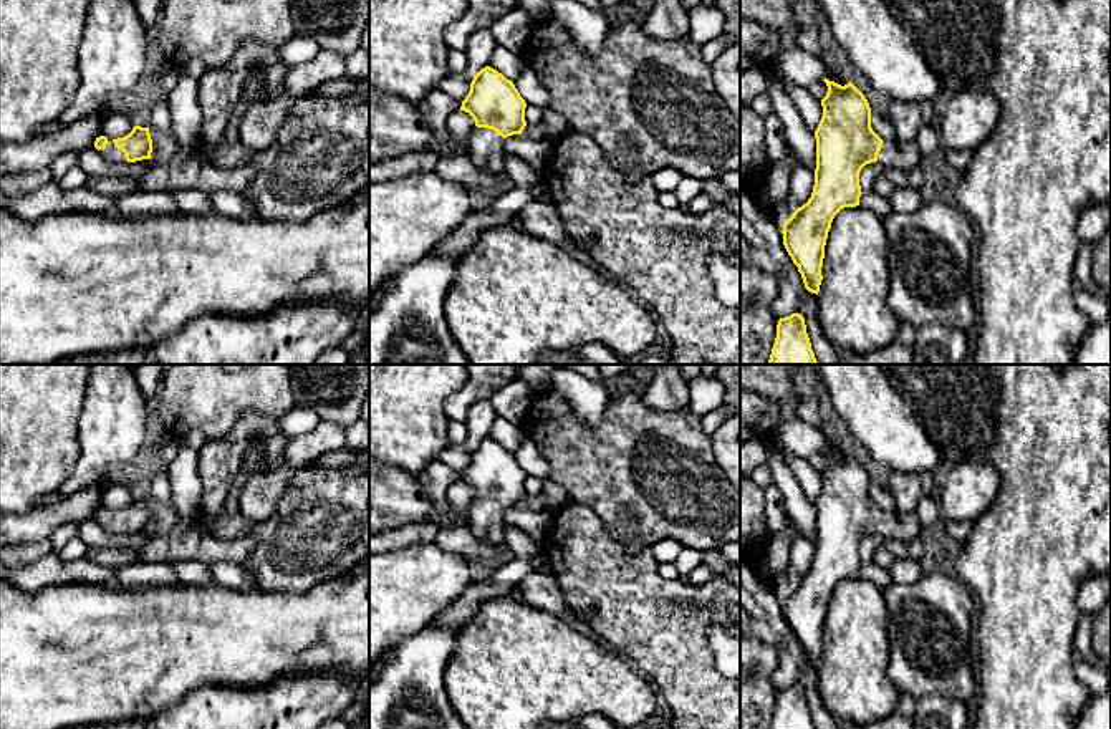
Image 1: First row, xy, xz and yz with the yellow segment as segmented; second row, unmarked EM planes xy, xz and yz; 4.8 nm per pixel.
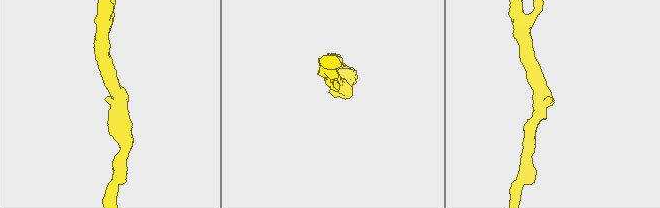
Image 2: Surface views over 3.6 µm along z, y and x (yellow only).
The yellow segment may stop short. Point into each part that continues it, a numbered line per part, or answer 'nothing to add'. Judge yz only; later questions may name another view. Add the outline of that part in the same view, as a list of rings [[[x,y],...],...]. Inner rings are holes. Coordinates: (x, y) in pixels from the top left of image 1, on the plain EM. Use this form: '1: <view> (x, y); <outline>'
1: yz (904, 527); [[[884,512],[878,525],[878,533],[884,537],[894,537],[906,543],[911,543],[914,538],[921,537],[921,525],[916,519],[916,514]]]

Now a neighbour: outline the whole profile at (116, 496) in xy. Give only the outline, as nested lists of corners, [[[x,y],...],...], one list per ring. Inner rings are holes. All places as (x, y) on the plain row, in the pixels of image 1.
[[[104,480],[103,489],[104,489],[103,504],[106,509],[111,510],[124,509],[134,499],[132,492],[124,484]]]

